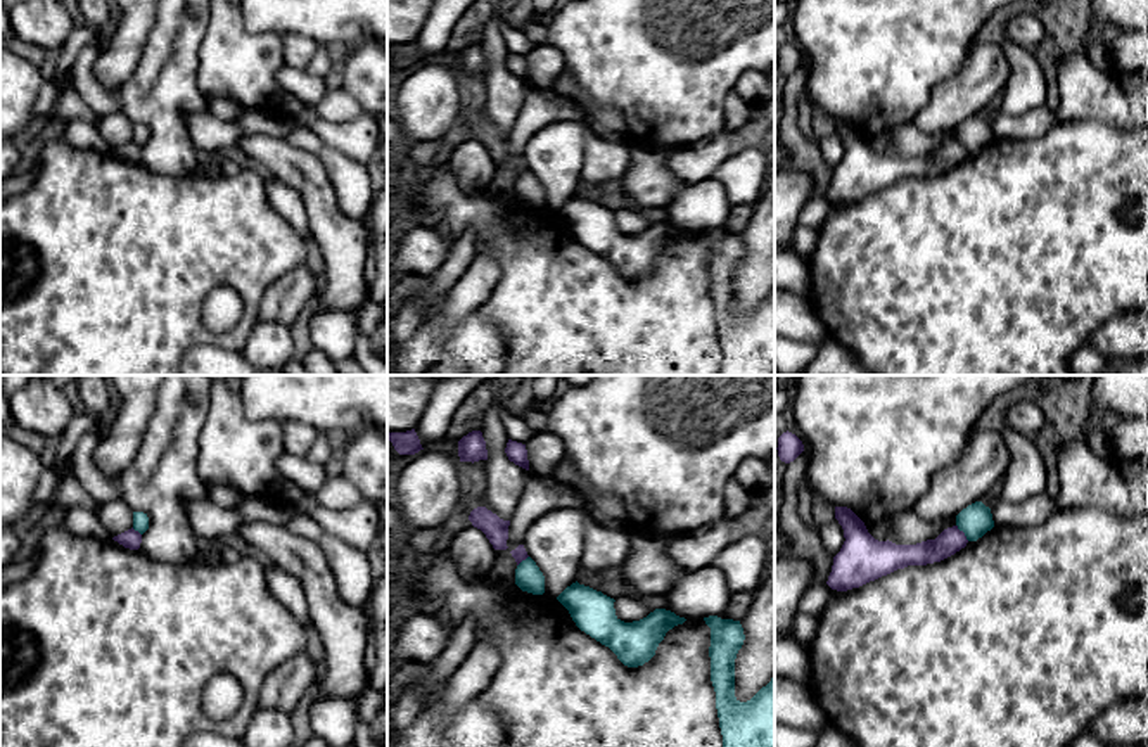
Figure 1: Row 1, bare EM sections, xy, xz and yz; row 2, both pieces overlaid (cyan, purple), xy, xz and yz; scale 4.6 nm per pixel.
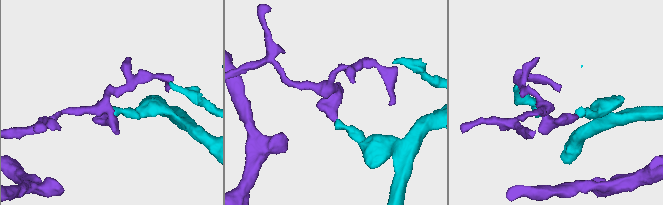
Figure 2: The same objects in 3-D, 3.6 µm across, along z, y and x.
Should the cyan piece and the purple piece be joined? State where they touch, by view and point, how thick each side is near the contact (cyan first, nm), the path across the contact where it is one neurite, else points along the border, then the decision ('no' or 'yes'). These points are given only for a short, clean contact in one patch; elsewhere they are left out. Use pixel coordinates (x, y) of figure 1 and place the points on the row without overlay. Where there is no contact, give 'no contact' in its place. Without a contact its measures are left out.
contact yz (963, 144); calibres 150 and 120 nm; border yz (956, 137), (969, 153); no

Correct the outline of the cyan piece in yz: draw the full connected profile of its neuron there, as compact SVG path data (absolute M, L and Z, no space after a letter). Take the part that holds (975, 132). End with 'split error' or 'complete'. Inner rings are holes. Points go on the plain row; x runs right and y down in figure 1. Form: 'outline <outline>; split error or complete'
outline M982 114L968 118L956 128L956 138L968 154L977 154L994 140L991 121Z; complete

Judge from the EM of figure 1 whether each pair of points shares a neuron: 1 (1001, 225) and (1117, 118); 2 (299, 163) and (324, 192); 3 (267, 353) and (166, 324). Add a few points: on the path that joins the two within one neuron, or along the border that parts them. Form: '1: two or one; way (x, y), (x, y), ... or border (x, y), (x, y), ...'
1: two; border (1071, 120), (1102, 120), (1114, 127), (1129, 128)
2: one; way (301, 170), (317, 185)
3: two; border (258, 320), (241, 350)

